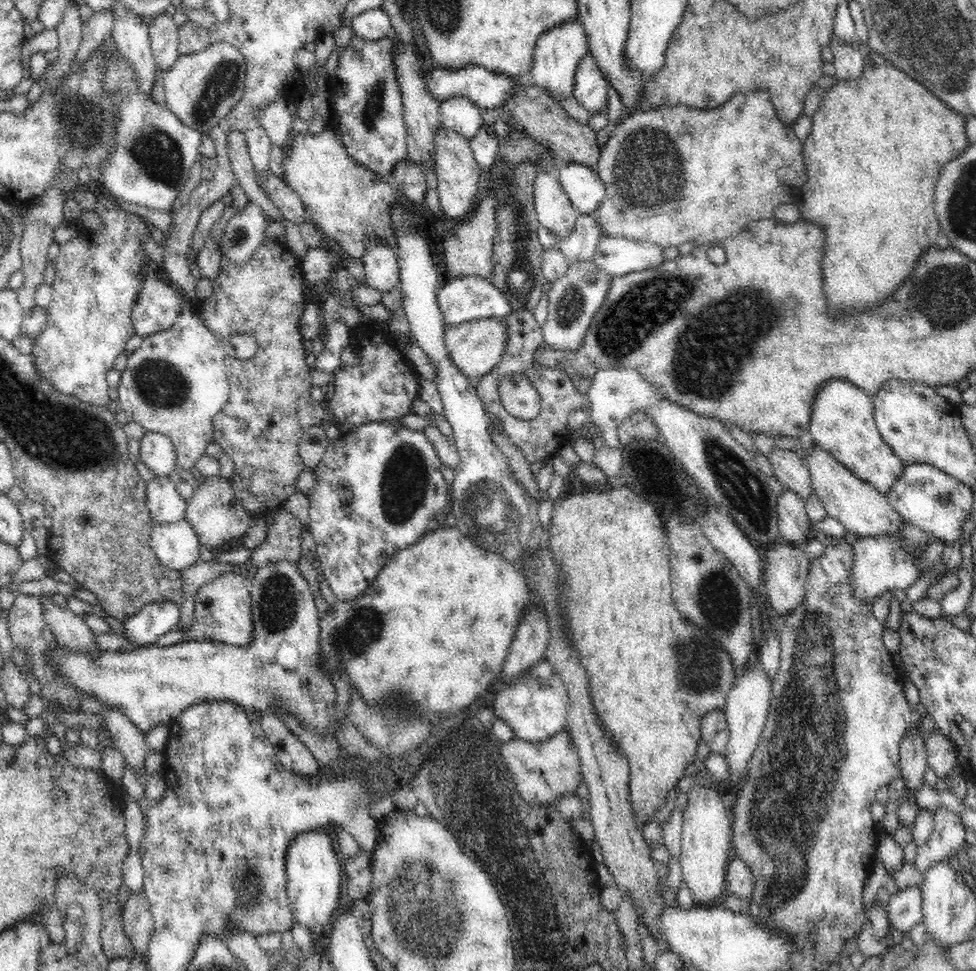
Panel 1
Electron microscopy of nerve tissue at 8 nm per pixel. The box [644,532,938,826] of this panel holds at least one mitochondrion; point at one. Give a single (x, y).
(695, 666)

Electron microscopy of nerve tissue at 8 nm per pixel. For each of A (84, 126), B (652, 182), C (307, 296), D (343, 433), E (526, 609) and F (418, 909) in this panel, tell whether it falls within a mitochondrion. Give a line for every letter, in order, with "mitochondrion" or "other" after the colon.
A: mitochondrion
B: mitochondrion
C: other
D: other
E: other
F: mitochondrion

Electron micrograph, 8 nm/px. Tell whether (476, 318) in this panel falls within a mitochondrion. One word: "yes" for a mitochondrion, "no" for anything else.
no

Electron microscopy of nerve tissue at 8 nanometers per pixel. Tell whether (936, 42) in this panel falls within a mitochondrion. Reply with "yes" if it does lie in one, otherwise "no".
yes

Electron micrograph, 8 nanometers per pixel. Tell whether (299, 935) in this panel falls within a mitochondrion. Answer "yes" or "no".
no

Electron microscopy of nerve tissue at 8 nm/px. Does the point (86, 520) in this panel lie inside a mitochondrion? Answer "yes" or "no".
no

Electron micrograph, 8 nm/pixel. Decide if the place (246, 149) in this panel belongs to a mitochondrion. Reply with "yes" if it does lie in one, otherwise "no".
no

